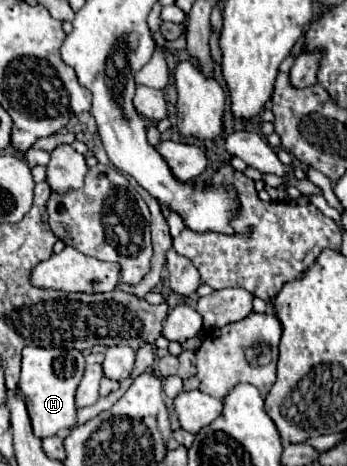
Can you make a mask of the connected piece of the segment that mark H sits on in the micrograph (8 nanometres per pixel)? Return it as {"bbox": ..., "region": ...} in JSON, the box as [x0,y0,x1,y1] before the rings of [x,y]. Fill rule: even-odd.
{"bbox":[20,347,84,439],"region":[[[24,347],[22,351],[22,373],[20,373],[20,391],[26,399],[28,415],[32,421],[34,435],[40,439],[54,437],[62,429],[70,429],[76,423],[76,387],[84,375],[84,357],[80,351],[66,349],[42,349],[42,347]]]}

